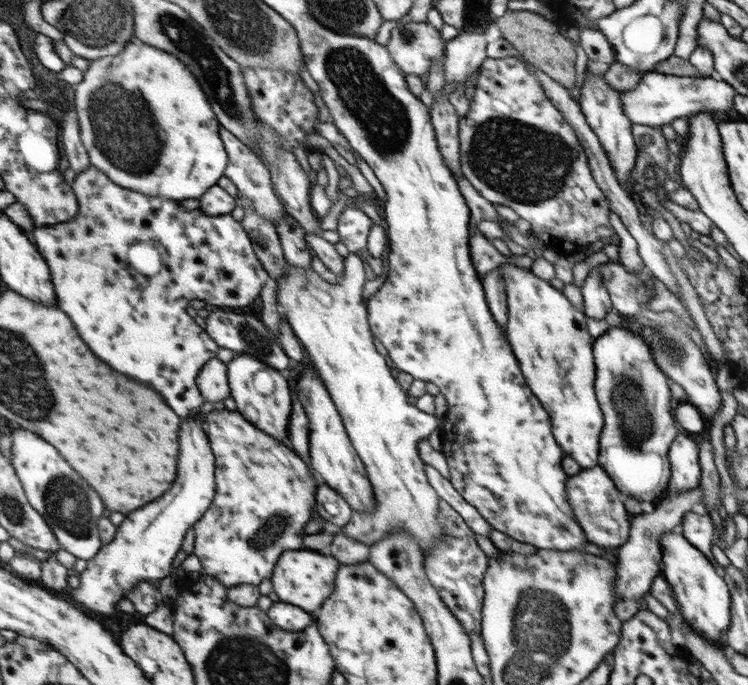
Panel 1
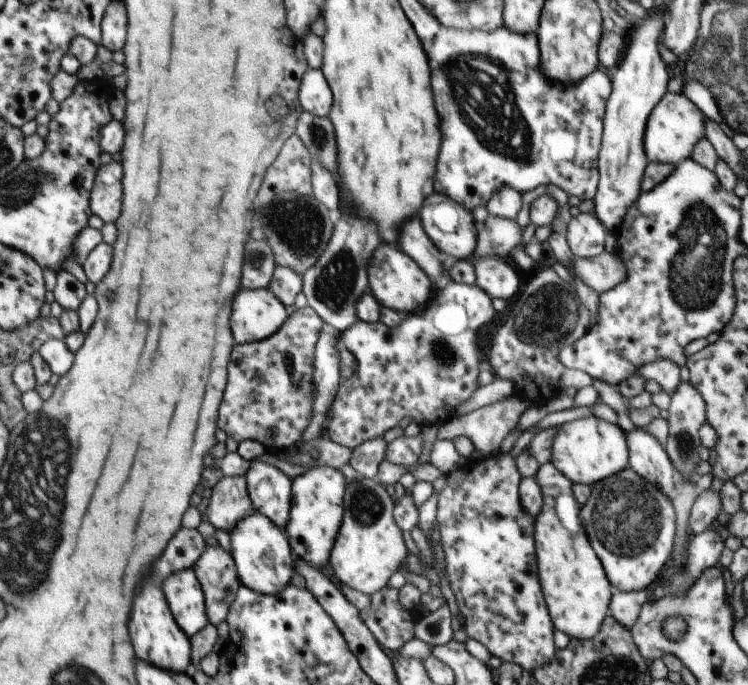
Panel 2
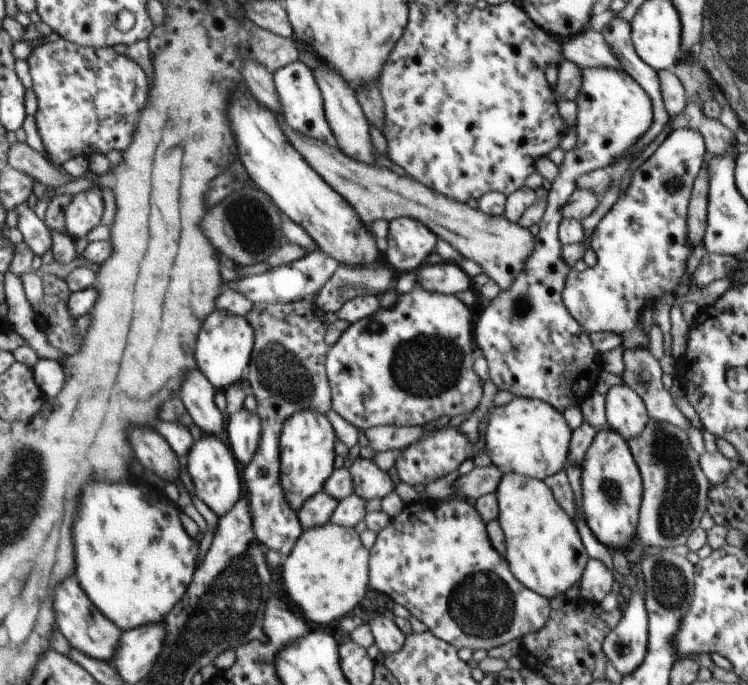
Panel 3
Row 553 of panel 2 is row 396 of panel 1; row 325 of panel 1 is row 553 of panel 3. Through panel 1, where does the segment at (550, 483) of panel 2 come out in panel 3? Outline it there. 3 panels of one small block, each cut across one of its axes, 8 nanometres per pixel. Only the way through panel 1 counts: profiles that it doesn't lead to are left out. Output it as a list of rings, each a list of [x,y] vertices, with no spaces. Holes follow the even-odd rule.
[[[508,473],[502,475],[495,494],[499,508],[496,519],[507,544],[504,556],[516,580],[546,598],[566,592],[578,582],[589,560],[574,522],[556,502],[553,492],[542,479]]]

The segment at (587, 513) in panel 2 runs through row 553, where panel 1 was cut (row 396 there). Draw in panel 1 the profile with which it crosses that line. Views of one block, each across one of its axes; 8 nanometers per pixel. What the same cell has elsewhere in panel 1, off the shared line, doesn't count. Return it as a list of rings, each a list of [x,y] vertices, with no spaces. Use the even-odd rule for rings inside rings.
[[[610,327],[594,341],[594,362],[598,376],[594,392],[604,416],[604,428],[600,431],[598,464],[613,477],[618,491],[624,496],[654,505],[656,498],[666,490],[668,478],[673,472],[672,465],[668,464],[668,448],[678,436],[672,414],[669,376],[658,367],[649,344],[634,332],[624,330],[624,327]]]

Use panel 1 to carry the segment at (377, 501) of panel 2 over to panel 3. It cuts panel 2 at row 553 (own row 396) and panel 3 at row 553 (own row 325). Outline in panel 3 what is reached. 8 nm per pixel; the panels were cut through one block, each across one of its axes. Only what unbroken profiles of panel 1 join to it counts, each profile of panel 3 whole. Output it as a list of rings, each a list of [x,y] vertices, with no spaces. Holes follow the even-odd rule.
[[[329,521],[314,528],[301,527],[302,534],[294,545],[293,552],[288,558],[283,559],[281,564],[282,582],[288,594],[284,597],[288,602],[296,604],[314,626],[324,626],[348,615],[348,612],[352,612],[352,608],[364,598],[368,586],[368,550],[362,546],[355,528],[336,526]]]

